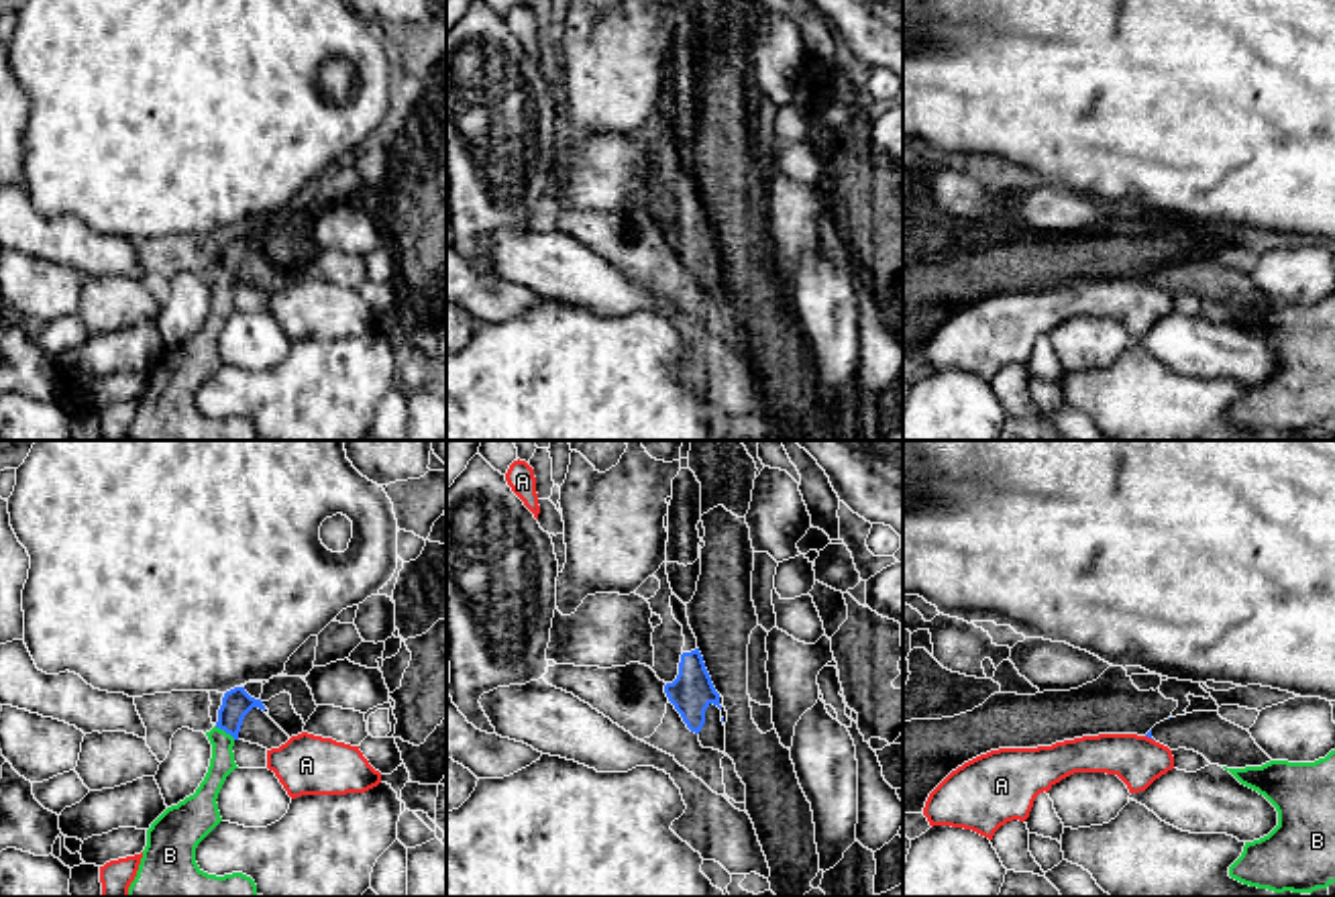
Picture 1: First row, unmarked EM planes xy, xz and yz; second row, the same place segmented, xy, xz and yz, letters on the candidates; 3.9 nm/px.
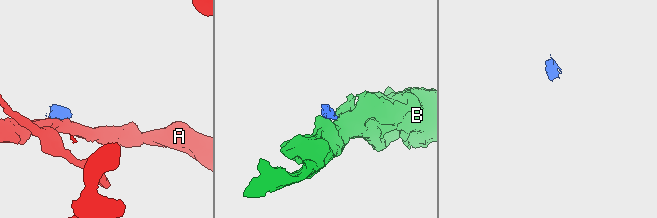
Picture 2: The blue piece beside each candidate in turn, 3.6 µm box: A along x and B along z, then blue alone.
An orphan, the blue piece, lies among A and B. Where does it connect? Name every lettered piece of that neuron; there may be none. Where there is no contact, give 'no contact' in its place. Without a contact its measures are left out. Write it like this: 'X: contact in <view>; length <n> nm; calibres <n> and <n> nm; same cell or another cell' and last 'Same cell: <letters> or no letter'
A: contact in yz; length 40 nm; calibres 20 and 200 nm; another cell
B: contact in xy; length 100 nm; calibres 110 and 100 nm; another cell
Same cell: no letter

